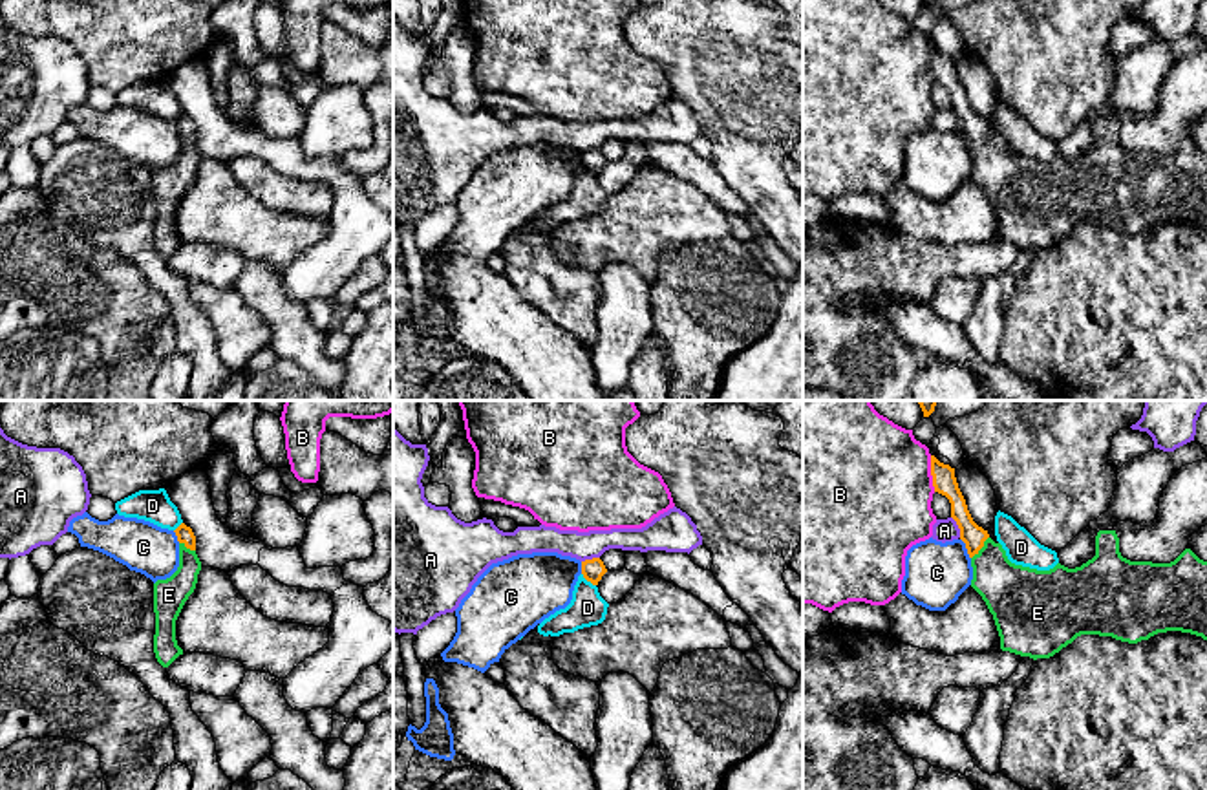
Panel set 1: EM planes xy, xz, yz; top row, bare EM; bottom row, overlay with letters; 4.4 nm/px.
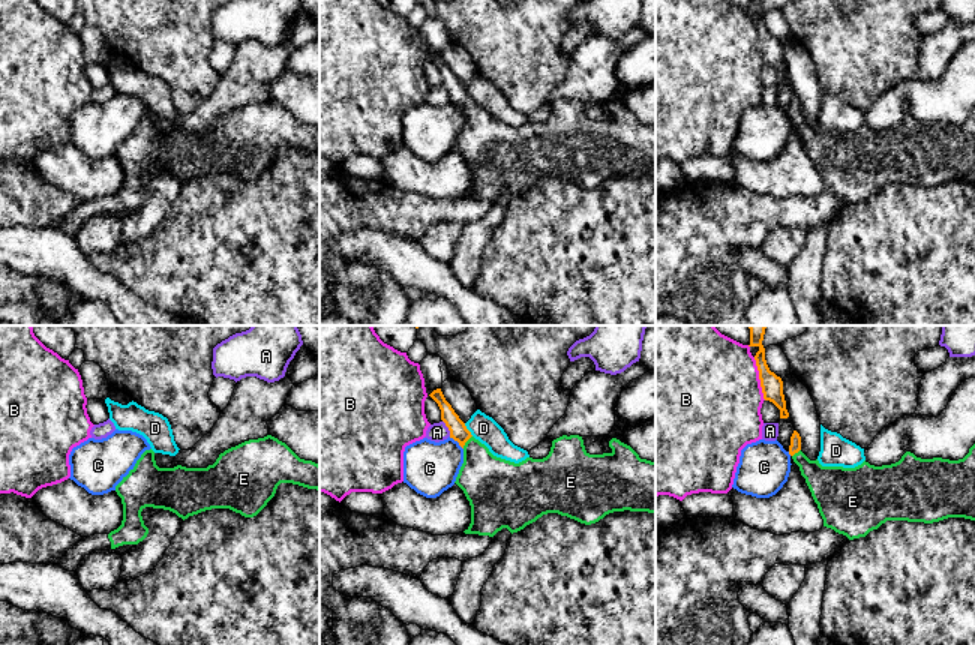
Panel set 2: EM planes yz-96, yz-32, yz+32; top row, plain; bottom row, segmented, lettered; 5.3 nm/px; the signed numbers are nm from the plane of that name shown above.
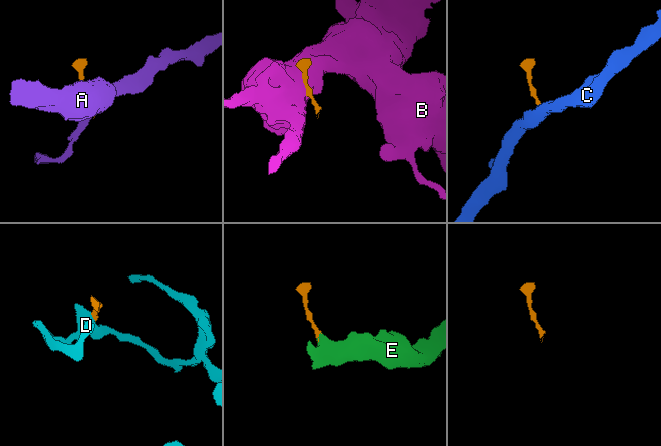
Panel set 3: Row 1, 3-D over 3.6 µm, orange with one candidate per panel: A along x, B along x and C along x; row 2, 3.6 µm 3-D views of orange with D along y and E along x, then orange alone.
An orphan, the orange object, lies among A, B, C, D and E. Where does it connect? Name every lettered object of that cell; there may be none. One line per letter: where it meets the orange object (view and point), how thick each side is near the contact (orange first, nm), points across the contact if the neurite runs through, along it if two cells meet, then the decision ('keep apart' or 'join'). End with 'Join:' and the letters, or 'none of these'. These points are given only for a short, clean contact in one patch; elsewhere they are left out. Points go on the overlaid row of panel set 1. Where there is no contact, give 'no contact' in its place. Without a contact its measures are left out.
A: yz (959, 527) | 110/100 nm | along yz (951, 516), (961, 536) | keep apart
B: yz (931, 474) | 110/500 nm | along yz (929, 456), (929, 474), (935, 491) | keep apart
C: yz (966, 547) | 100/280 nm | along yz (961, 538), (970, 558) | keep apart
D: xz (587, 580) | 100/160 nm | along xz (582, 573), (595, 586) | keep apart
E: yz (982, 545) | 100/260 nm | across yz (972, 534), (982, 545), (992, 571), (1014, 593) | join
Join: E

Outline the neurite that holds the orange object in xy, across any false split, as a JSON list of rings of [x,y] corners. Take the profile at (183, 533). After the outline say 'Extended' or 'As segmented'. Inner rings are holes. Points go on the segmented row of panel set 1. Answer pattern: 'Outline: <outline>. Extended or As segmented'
Outline: [[[181,523],[174,532],[179,541],[179,567],[170,578],[154,583],[154,653],[163,667],[168,667],[183,655],[176,640],[176,620],[188,596],[194,592],[201,571],[192,528]]]. Extended

